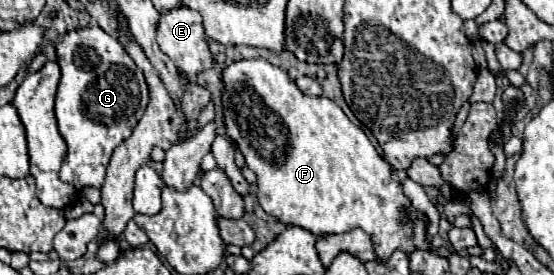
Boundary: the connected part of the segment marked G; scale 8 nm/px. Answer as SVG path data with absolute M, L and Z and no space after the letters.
M101 27L71 29L61 37L61 41L57 41L55 49L57 49L57 63L61 67L61 81L55 95L55 117L59 133L67 143L67 155L61 163L59 177L63 183L73 185L75 189L83 187L101 189L113 149L131 135L133 127L139 123L141 115L145 113L145 107L149 103L149 89L143 73L141 73L141 83L137 81L137 65L127 55L123 45L115 37L105 33Z

